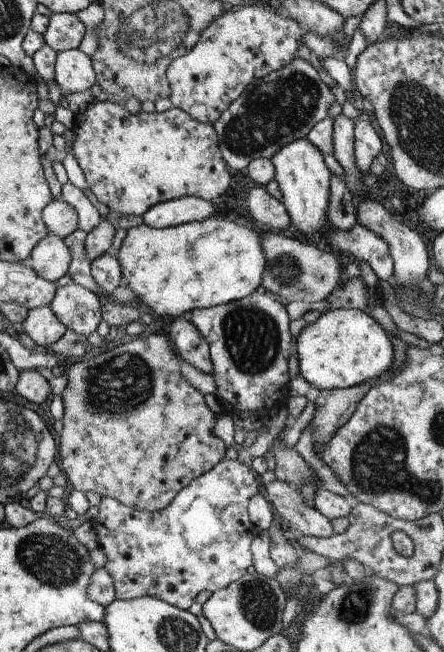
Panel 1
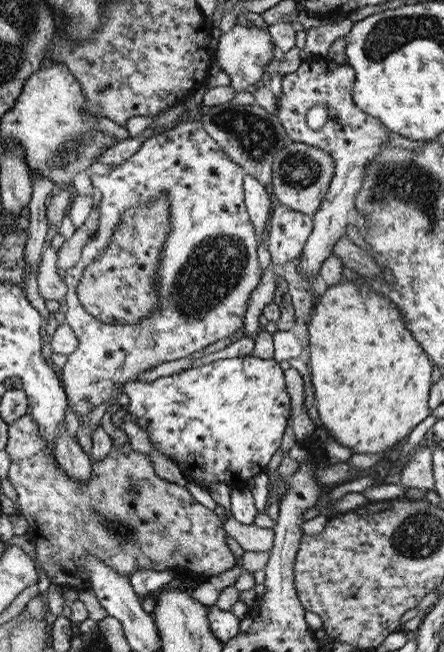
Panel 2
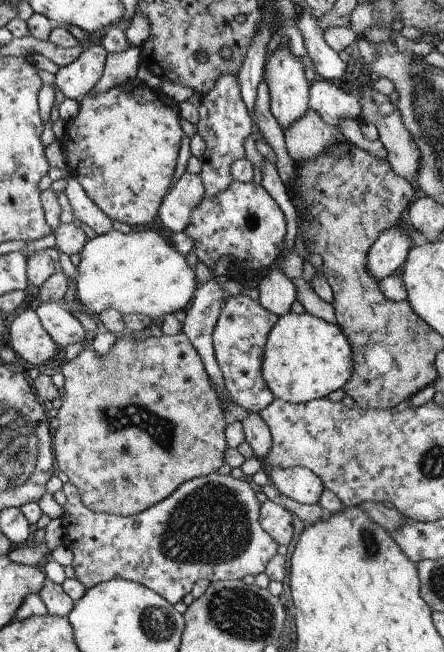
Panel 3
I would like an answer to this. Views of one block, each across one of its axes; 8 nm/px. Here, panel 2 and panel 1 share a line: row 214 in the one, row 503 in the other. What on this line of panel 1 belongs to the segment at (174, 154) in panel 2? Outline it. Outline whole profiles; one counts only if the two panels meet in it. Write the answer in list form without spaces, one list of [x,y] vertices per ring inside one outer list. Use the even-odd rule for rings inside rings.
[[[223,458],[218,464],[215,464],[211,470],[201,474],[198,478],[193,478],[187,486],[165,506],[162,510],[156,512],[147,512],[147,510],[132,510],[130,507],[120,504],[111,497],[100,497],[99,504],[97,505],[97,517],[91,520],[90,526],[97,536],[98,547],[105,554],[106,562],[102,566],[105,569],[112,580],[114,588],[114,598],[117,600],[133,600],[133,598],[141,598],[141,596],[151,596],[167,602],[170,606],[175,606],[180,610],[188,610],[191,603],[195,600],[197,594],[206,590],[213,593],[214,591],[223,589],[225,586],[229,586],[231,582],[235,582],[246,573],[247,567],[251,565],[251,552],[249,546],[251,545],[251,538],[258,534],[257,528],[251,525],[247,516],[247,502],[253,494],[258,494],[261,487],[257,486],[255,476],[251,474],[249,468],[245,464],[241,464],[237,460],[227,460]]]

